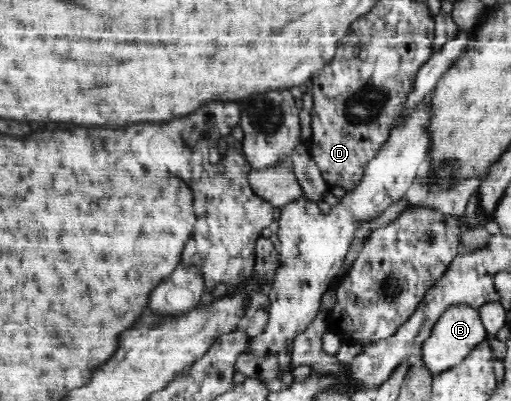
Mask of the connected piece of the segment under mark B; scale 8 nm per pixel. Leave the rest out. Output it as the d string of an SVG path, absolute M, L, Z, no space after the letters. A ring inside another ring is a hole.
M466 304L450 306L438 318L430 337L422 344L420 358L432 375L438 375L438 373L458 365L465 357L469 356L469 353L478 344L481 344L488 337L490 335L482 323L480 310Z

